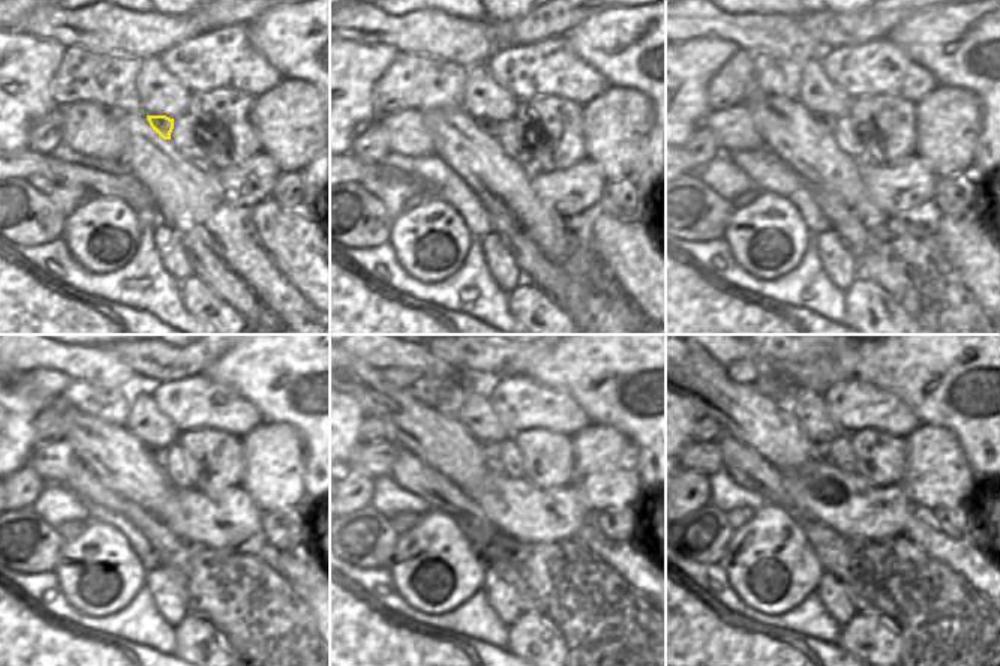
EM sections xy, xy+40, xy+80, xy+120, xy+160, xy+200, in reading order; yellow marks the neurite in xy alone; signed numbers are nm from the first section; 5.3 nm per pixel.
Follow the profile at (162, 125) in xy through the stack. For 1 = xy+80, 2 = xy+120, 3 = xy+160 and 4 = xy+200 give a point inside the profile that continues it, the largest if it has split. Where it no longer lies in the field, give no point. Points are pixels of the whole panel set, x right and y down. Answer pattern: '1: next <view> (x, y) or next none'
1: next xy+80 (828, 122)
2: next xy+120 (158, 456)
3: next xy+160 (489, 449)
4: next xy+200 (819, 449)

